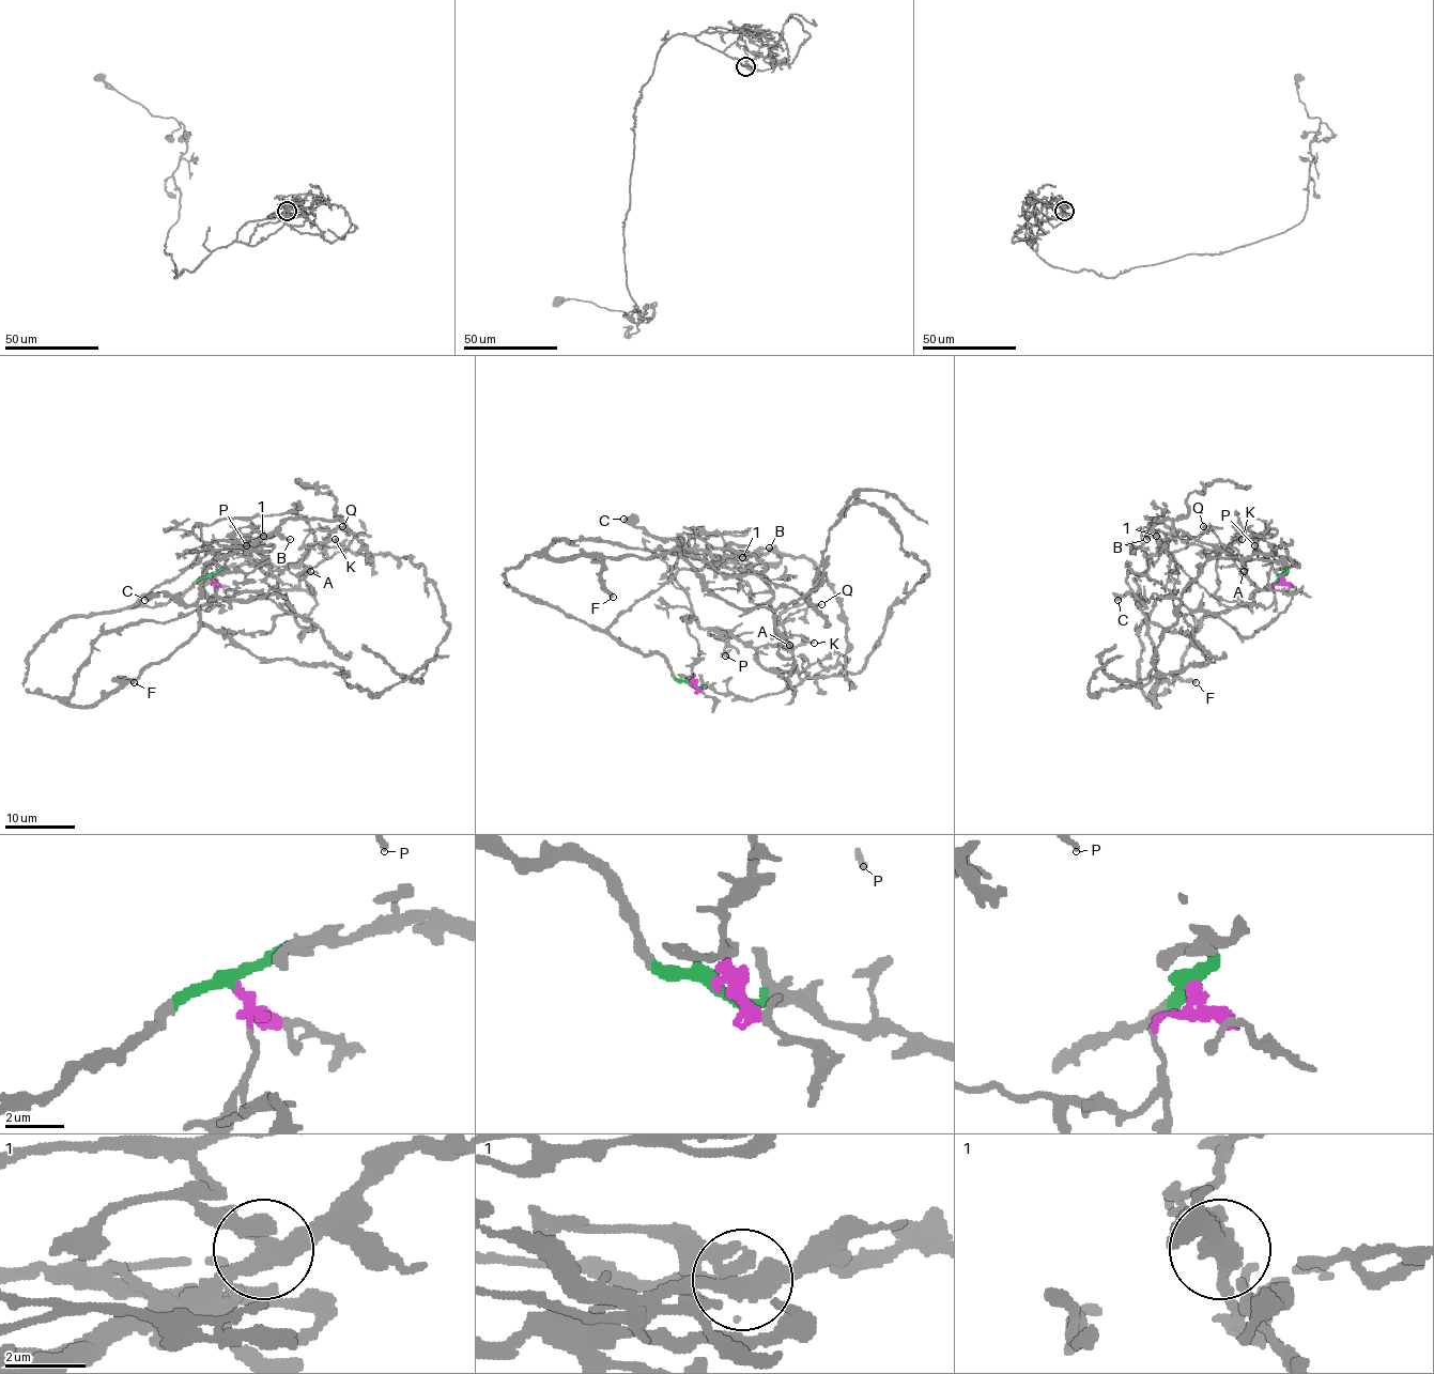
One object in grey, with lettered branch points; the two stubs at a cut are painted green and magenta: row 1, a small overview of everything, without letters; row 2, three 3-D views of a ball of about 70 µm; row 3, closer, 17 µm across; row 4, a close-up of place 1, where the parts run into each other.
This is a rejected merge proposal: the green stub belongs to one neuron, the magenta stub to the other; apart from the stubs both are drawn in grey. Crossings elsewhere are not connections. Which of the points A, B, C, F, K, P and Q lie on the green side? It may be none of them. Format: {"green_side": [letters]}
{"green_side": ["B", "C", "F"]}

